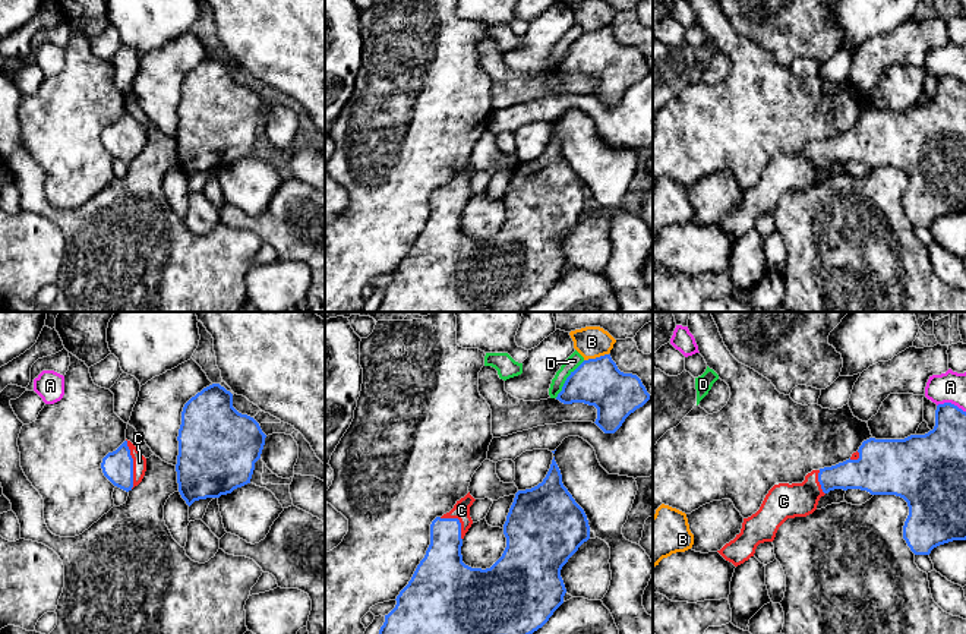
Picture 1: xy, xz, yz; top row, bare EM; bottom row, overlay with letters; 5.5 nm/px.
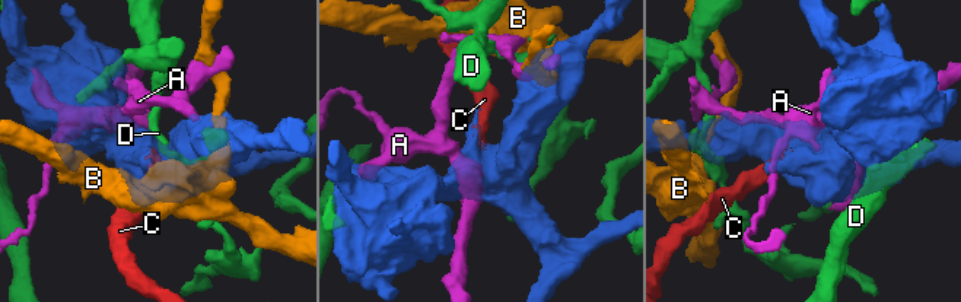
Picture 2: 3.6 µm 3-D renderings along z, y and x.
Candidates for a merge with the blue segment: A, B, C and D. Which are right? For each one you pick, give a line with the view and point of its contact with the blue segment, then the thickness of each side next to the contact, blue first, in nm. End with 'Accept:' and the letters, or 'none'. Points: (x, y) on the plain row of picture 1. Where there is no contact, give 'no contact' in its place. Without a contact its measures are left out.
C: meets blue in xy at (132, 136); 170 nm thick on the blue side, 80 nm on the other
Accept: C

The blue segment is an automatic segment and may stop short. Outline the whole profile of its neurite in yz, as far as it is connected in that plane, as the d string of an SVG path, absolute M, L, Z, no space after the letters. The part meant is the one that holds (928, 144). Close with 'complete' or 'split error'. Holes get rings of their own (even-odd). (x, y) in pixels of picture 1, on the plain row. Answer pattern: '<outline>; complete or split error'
M951 75L938 76L935 98L925 107L905 111L869 110L849 132L812 142L802 155L774 157L760 182L744 190L741 205L717 224L735 239L744 236L754 228L760 215L774 212L787 190L812 186L820 170L834 161L861 161L871 167L903 170L909 179L903 211L915 227L929 227L940 217L966 212L966 83Z; split error

